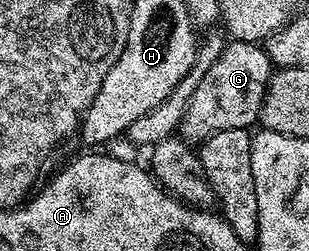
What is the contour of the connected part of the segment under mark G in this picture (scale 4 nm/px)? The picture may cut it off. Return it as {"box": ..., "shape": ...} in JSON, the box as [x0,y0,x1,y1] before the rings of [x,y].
{"box":[178,40,272,144],"shape":[[[232,40],[229,41],[229,43],[230,44],[219,54],[218,58],[205,70],[204,74],[202,76],[199,75],[196,87],[194,88],[194,92],[188,100],[188,106],[184,109],[184,115],[180,117],[178,134],[179,137],[188,144],[202,143],[206,141],[206,139],[208,139],[210,136],[217,134],[220,131],[228,131],[230,128],[238,127],[240,129],[247,129],[248,127],[251,127],[250,124],[253,123],[253,125],[255,125],[259,119],[261,100],[264,99],[265,88],[272,75],[272,65],[268,58],[268,54],[265,53],[263,47],[257,43],[242,42],[238,40]]]}

